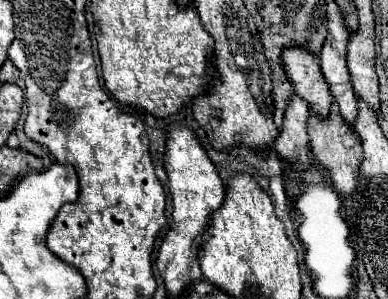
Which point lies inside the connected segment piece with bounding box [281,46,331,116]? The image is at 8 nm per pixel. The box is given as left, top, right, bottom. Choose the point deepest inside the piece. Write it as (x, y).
(302, 67)

